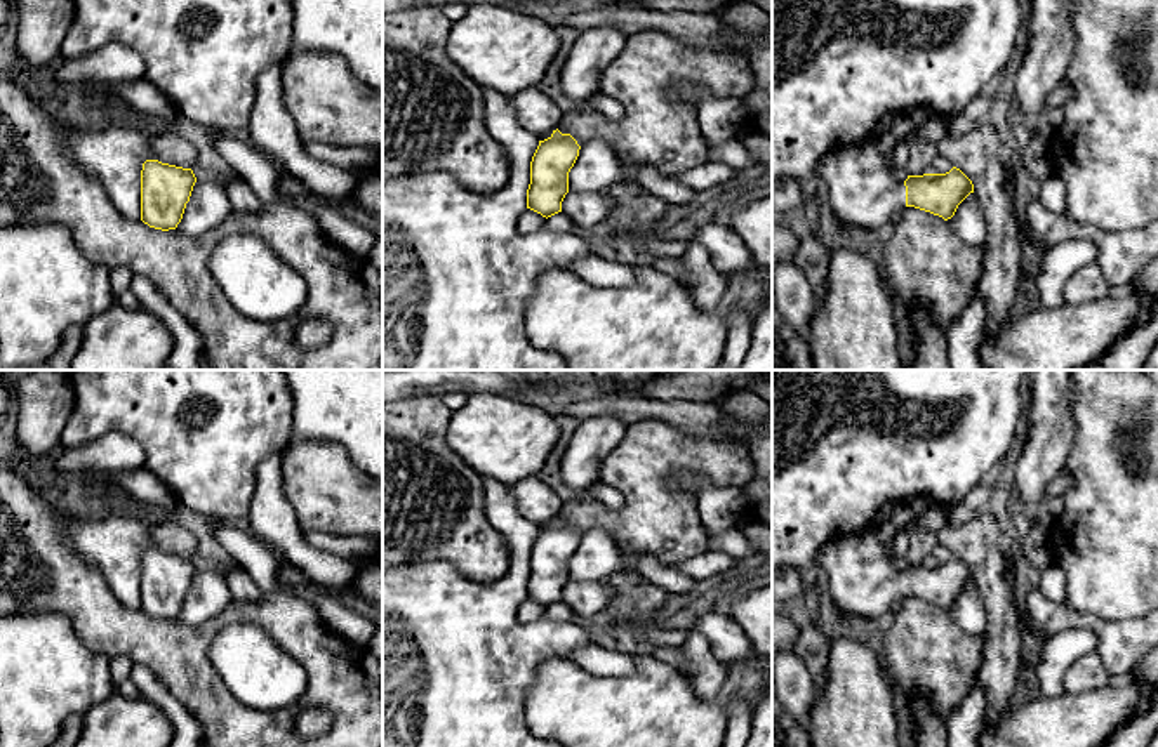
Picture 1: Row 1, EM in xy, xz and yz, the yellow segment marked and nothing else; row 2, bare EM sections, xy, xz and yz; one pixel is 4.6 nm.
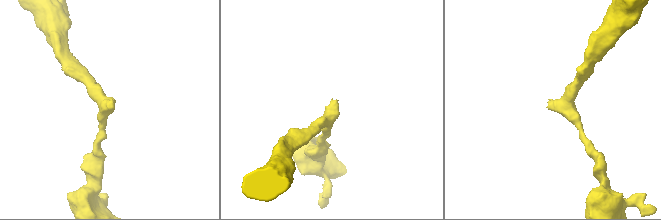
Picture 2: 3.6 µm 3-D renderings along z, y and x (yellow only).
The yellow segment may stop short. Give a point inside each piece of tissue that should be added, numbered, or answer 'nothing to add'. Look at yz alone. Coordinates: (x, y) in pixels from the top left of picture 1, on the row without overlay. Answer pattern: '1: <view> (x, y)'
1: yz (856, 570)

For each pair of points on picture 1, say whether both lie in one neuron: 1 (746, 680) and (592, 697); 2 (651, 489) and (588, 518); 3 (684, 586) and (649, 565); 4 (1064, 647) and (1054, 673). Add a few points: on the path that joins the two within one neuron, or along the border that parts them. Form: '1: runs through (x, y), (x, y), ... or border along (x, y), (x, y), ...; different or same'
1: runs through (708, 709), (630, 709); same
2: runs through (635, 504), (621, 518), (604, 518); same
3: runs through (675, 582), (658, 574); same
4: runs through (1059, 654), (1054, 666); same

